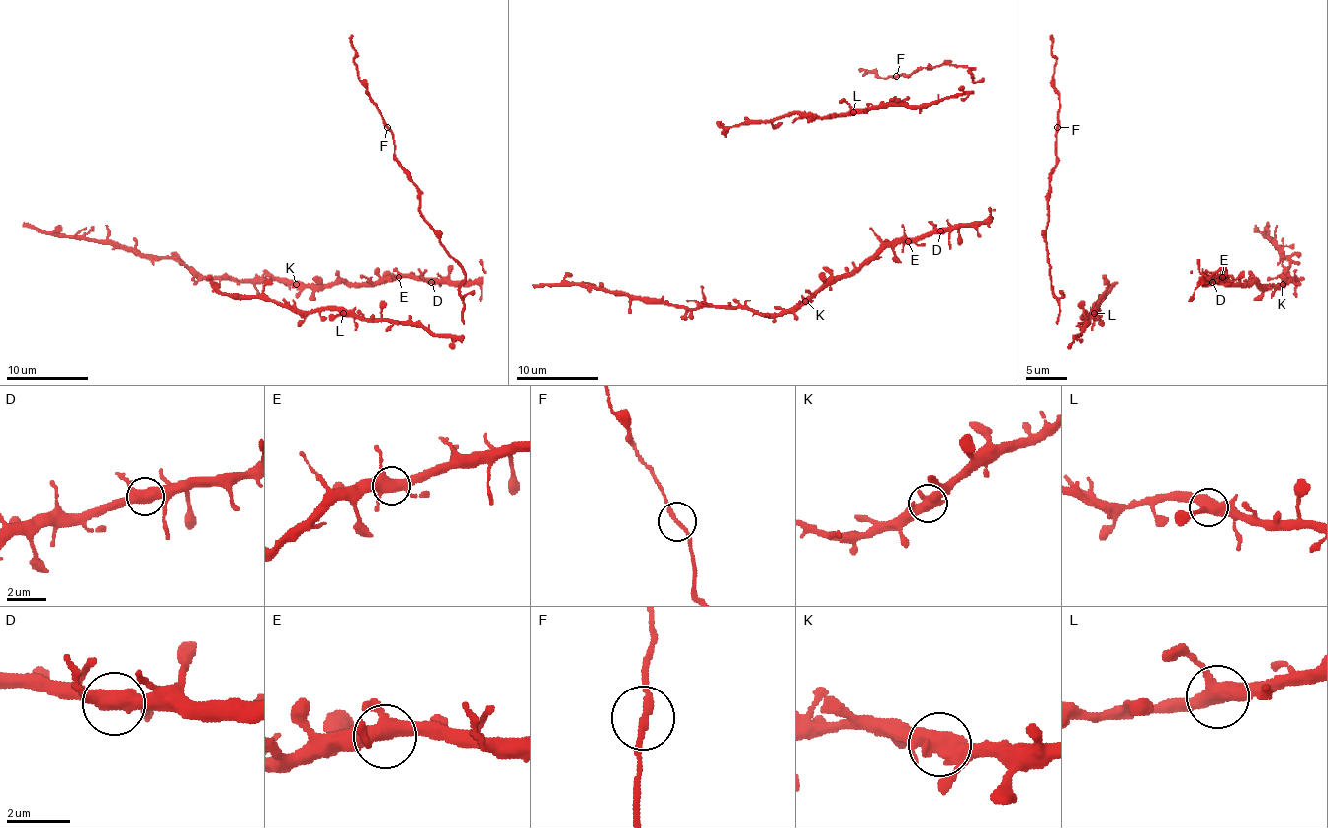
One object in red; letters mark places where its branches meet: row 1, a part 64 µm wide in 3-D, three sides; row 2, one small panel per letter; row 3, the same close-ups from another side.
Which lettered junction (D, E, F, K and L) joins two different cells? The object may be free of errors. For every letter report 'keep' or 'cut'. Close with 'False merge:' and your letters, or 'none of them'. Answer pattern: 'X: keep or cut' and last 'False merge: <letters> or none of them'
D: keep
E: keep
F: keep
K: keep
L: keep
False merge: none of them

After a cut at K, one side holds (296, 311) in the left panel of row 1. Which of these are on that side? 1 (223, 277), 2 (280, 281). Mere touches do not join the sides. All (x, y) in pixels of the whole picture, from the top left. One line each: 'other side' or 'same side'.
1: other side
2: other side

